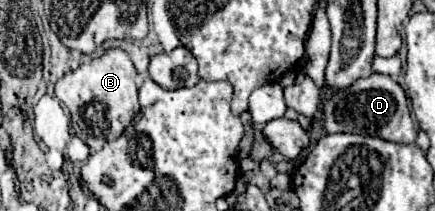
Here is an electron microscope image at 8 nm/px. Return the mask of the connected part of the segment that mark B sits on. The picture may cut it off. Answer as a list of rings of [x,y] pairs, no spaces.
[[[109,48],[105,54],[67,72],[55,84],[55,96],[69,108],[75,134],[91,148],[101,150],[105,142],[119,138],[139,112],[137,100],[137,70],[127,52]]]

